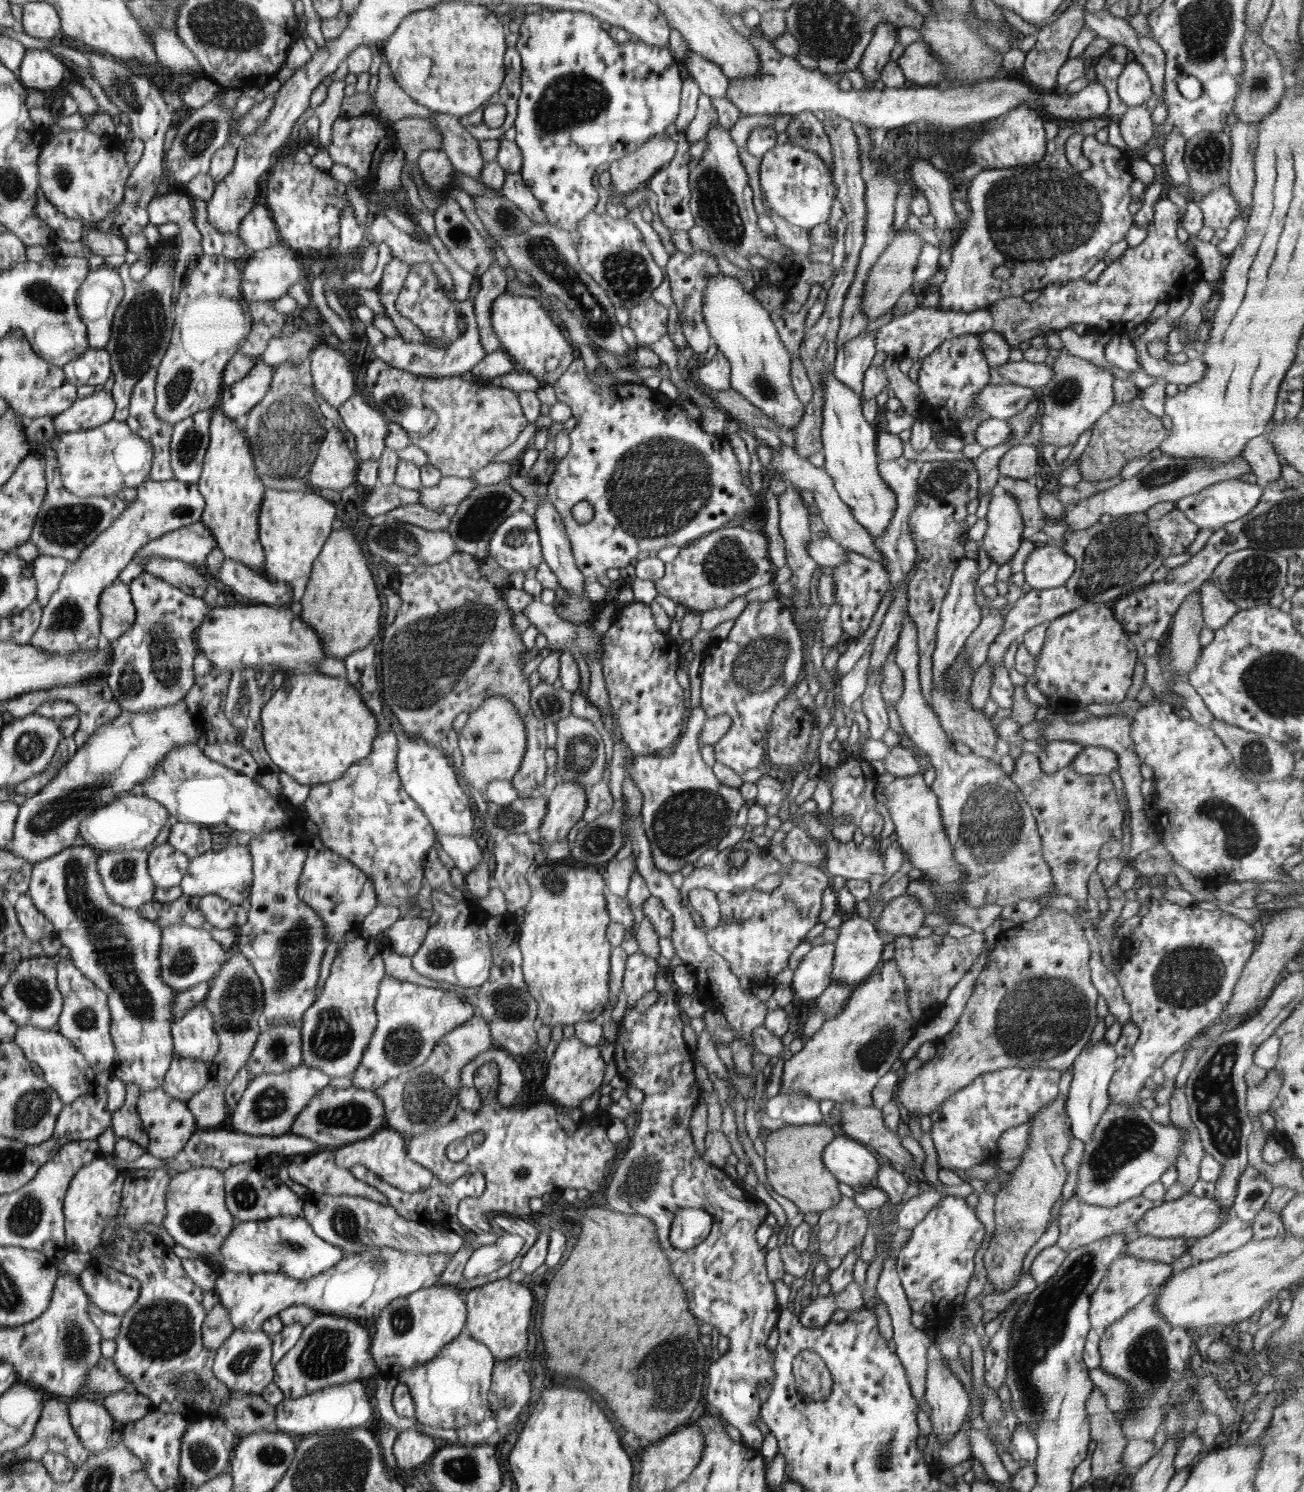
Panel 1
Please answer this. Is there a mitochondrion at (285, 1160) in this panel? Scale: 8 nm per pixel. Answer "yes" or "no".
no

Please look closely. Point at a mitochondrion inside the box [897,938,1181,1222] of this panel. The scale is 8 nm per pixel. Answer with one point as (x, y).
(1042, 1016)

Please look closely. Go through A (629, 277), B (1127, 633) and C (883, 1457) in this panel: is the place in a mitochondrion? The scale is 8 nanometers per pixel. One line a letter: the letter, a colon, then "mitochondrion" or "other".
A: mitochondrion
B: other
C: mitochondrion

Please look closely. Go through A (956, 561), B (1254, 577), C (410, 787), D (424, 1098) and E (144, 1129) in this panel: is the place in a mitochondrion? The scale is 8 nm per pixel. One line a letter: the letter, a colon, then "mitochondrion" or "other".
A: other
B: mitochondrion
C: other
D: mitochondrion
E: other

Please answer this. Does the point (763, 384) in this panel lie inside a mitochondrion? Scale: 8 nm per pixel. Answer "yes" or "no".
yes

